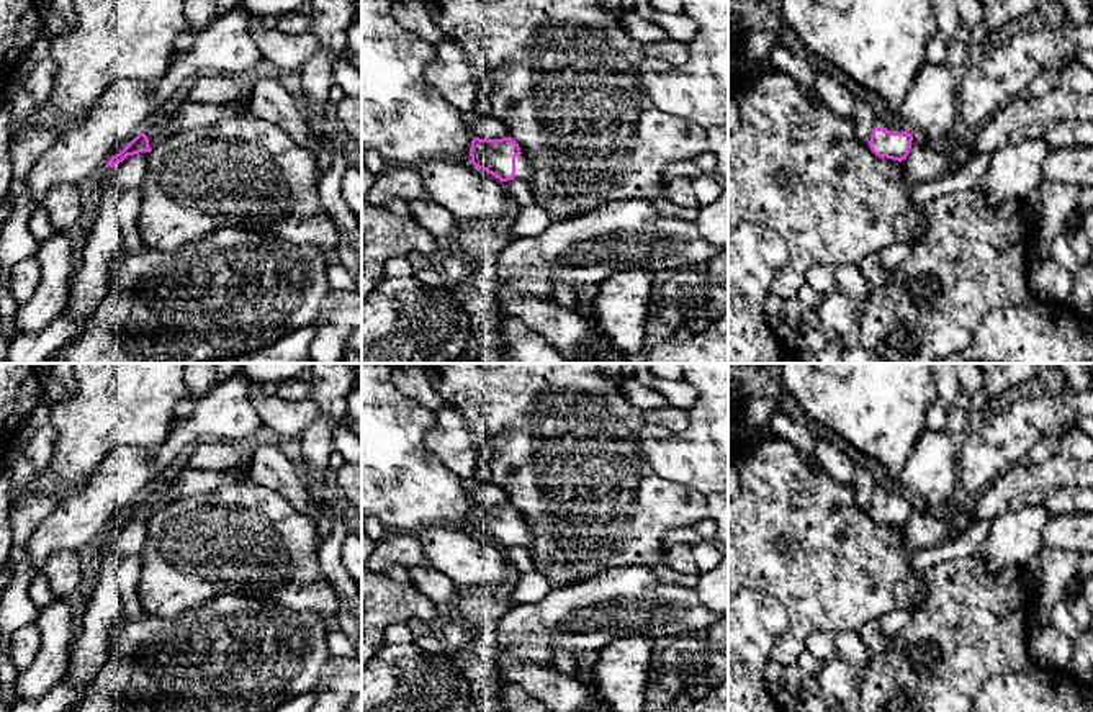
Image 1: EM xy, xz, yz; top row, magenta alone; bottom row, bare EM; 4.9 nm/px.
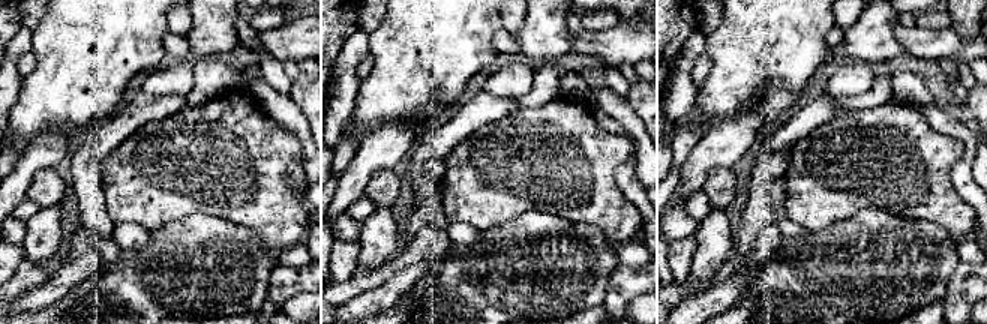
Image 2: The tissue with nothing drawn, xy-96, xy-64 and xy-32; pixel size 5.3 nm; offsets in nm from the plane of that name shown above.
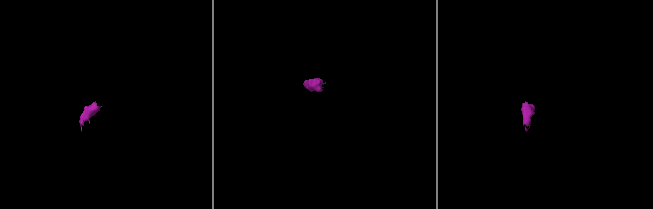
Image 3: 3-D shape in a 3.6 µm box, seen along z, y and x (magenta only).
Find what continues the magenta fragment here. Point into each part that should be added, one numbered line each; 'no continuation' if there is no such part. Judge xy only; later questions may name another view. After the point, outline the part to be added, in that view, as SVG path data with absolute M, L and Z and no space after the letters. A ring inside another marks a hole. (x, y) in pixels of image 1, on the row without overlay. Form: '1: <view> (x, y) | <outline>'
1: xy (161, 496) | M165 480L149 493L149 496L144 501L149 506L151 516L154 516L155 512L159 512L173 501L172 499L173 489L175 489L173 480Z

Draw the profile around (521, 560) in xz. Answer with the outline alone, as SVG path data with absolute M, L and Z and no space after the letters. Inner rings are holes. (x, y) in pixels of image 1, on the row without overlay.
M507 547L504 548L509 566L514 570L515 578L530 571L535 571L535 563L527 547Z

